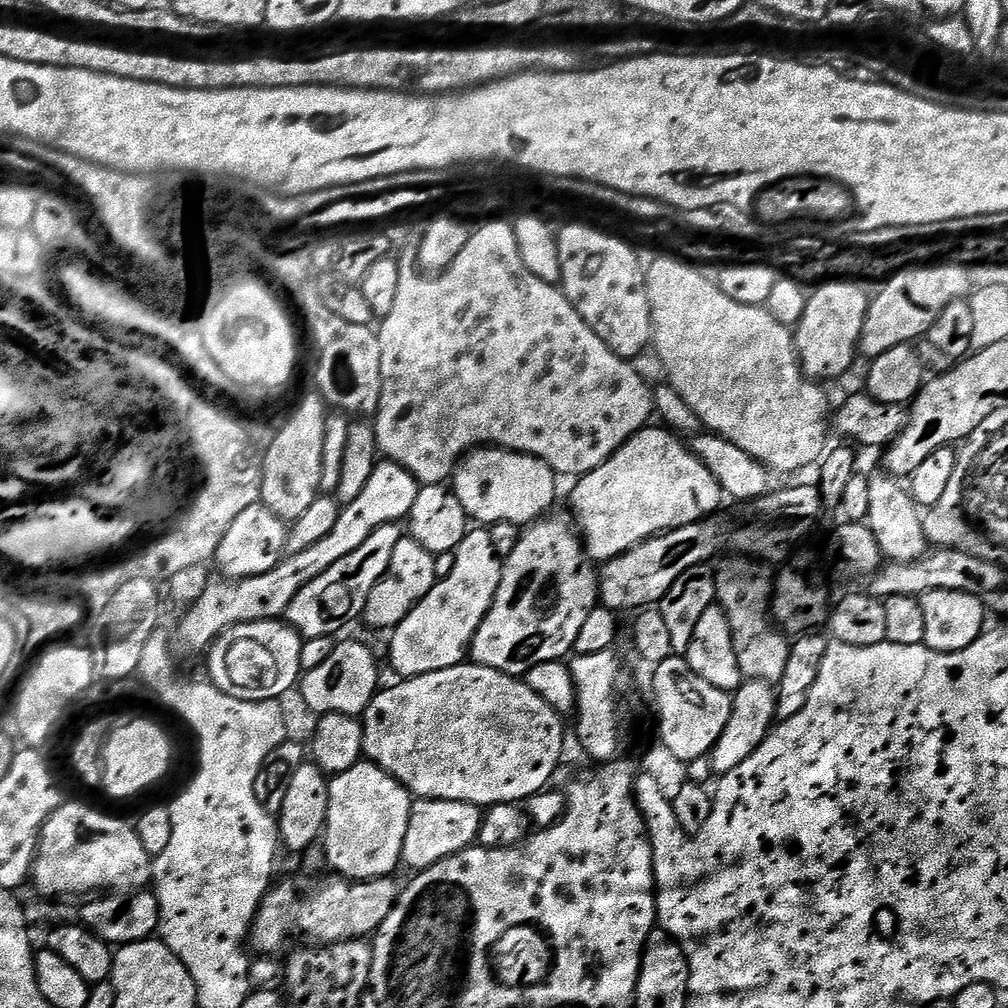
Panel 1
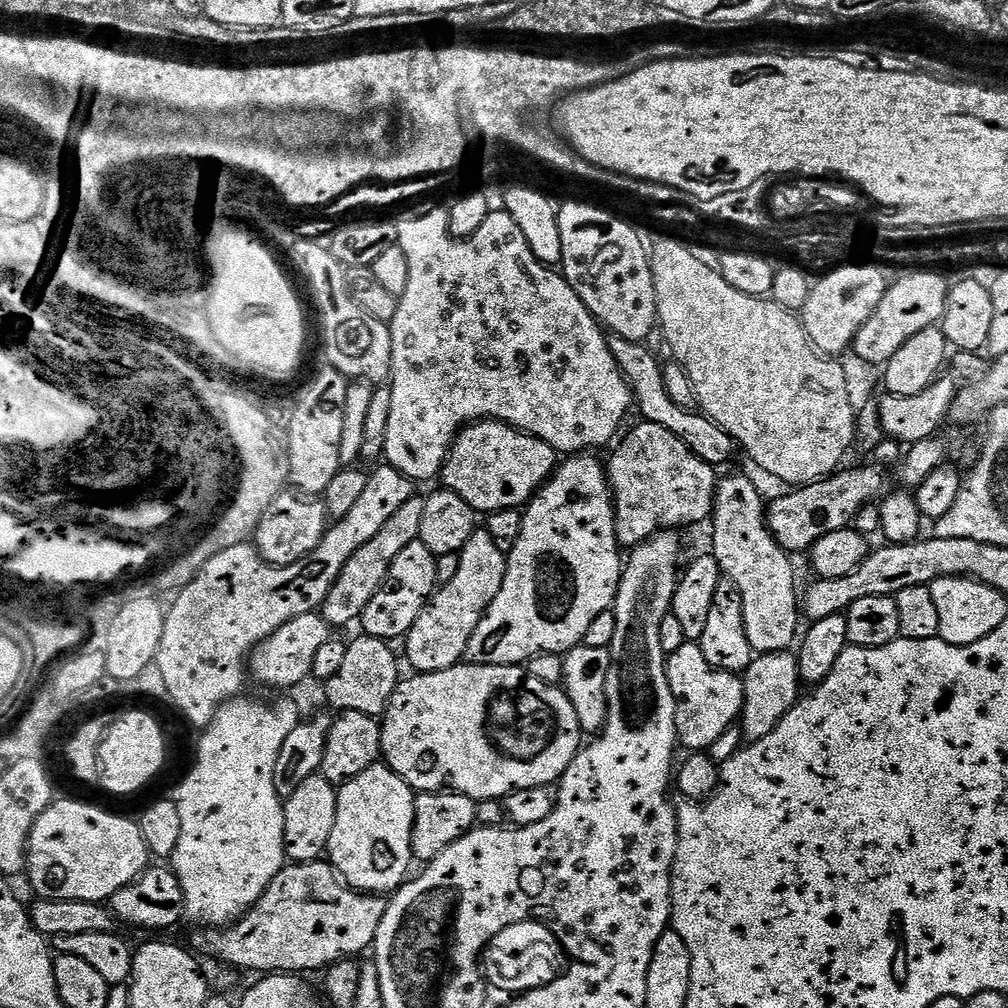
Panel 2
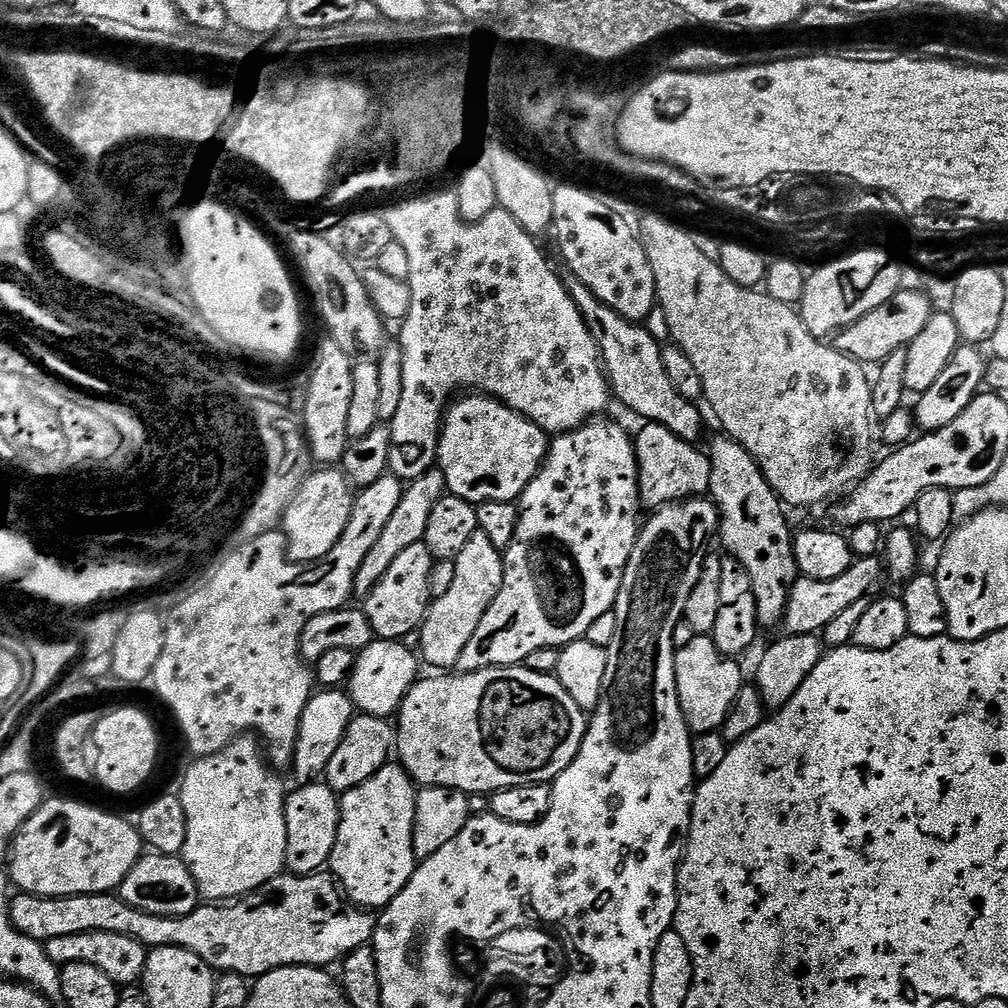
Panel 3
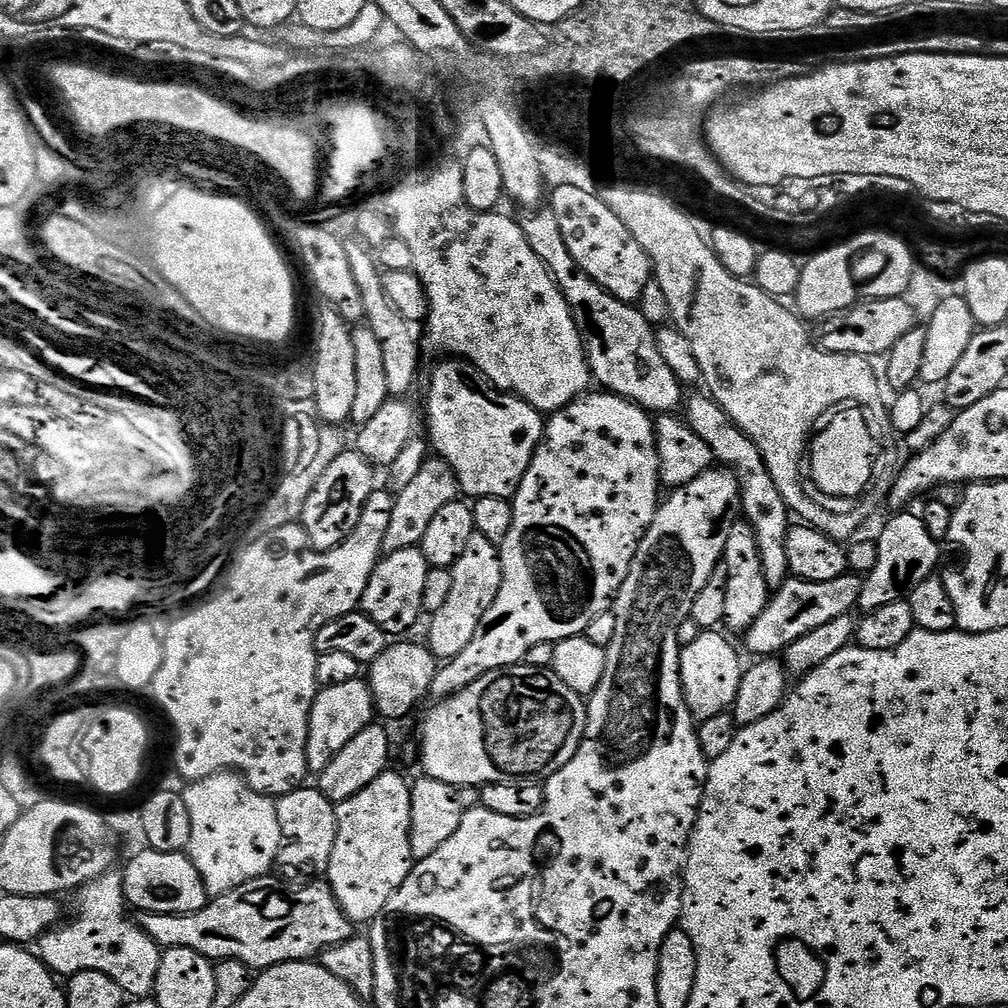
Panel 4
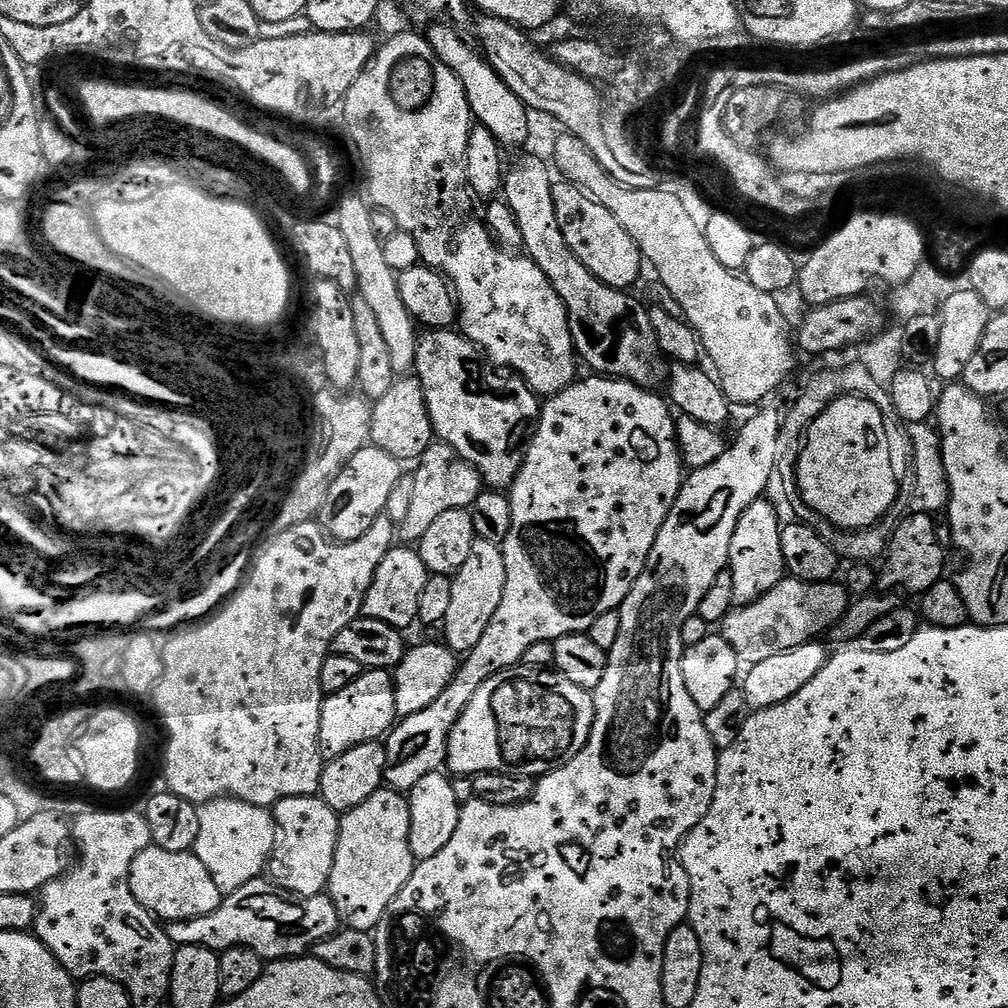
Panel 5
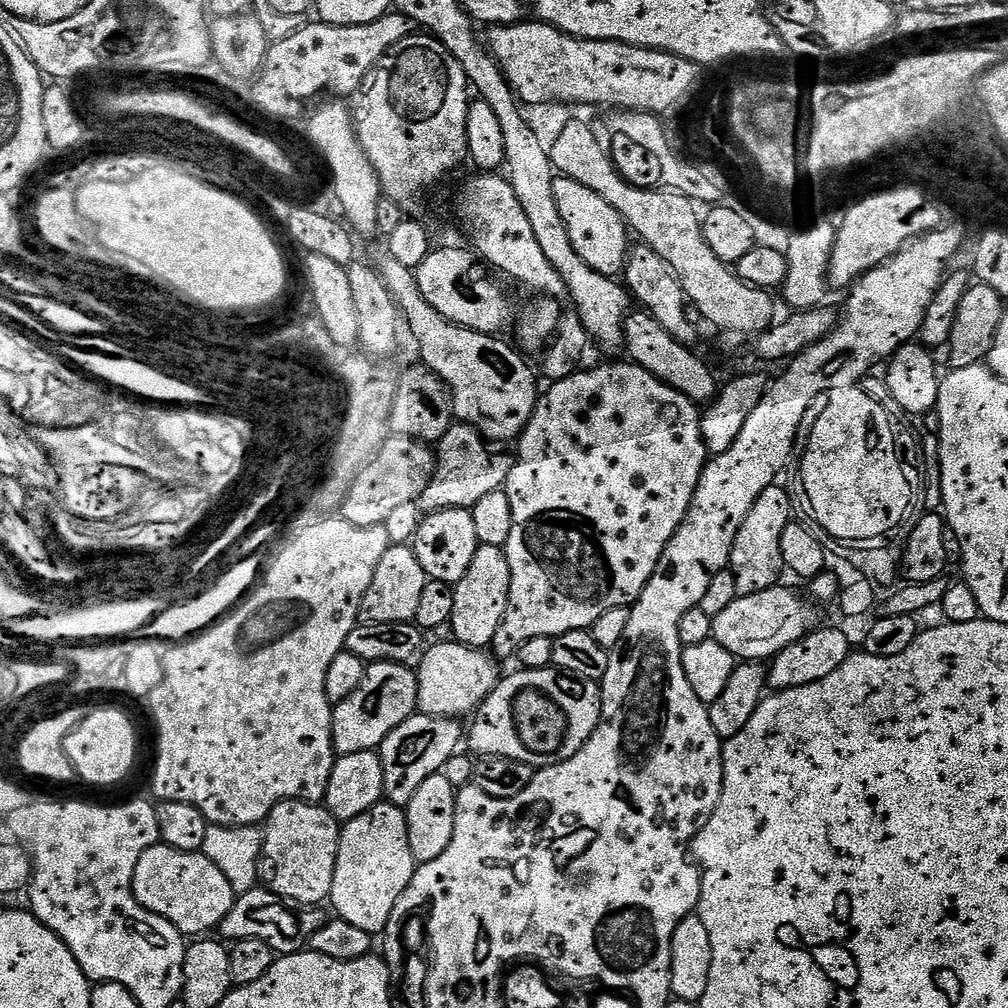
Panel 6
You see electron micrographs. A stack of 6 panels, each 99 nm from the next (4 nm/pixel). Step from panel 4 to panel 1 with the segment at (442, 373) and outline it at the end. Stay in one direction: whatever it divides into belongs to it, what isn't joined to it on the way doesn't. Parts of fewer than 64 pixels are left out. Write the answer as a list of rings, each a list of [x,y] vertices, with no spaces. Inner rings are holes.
[[[491,446],[473,448],[456,465],[456,470],[450,477],[450,487],[455,492],[458,502],[462,502],[462,510],[466,510],[469,521],[480,526],[535,524],[555,502],[556,483],[557,474],[553,468],[546,466],[546,462],[530,454]]]

